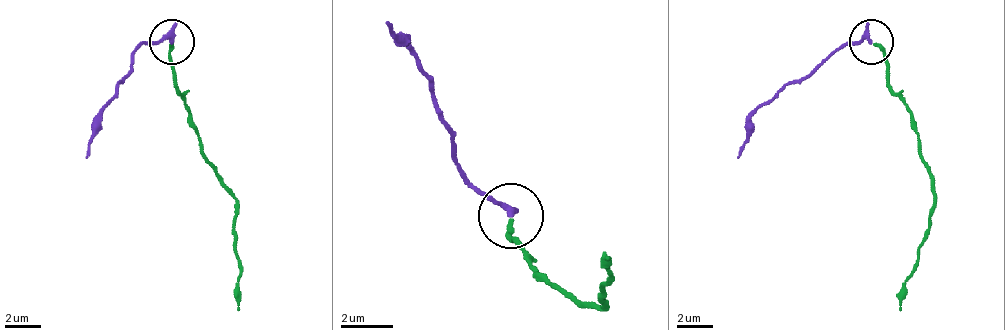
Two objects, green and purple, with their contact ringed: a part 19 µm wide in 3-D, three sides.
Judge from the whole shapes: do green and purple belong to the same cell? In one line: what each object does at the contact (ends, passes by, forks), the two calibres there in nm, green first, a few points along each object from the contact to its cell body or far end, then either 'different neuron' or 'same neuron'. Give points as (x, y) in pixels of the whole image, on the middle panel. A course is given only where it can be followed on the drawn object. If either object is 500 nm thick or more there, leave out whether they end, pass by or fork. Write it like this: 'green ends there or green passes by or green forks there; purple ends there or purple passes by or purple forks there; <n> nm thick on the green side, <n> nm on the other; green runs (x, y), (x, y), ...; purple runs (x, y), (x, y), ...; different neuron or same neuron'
green ends there; purple ends there; 180 nm thick on the green side, 280 nm on the other; green runs (509, 217), (509, 237), (554, 288), (606, 308), (599, 301), (606, 256); purple runs (509, 217), (457, 159), (431, 75), (399, 43), (386, 23); different neuron

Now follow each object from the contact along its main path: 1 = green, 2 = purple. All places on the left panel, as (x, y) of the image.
1: (170, 45), (175, 90), (192, 116), (201, 157), (237, 201), (233, 232), (237, 308)
2: (170, 40), (134, 49), (117, 94), (94, 116), (85, 157)

